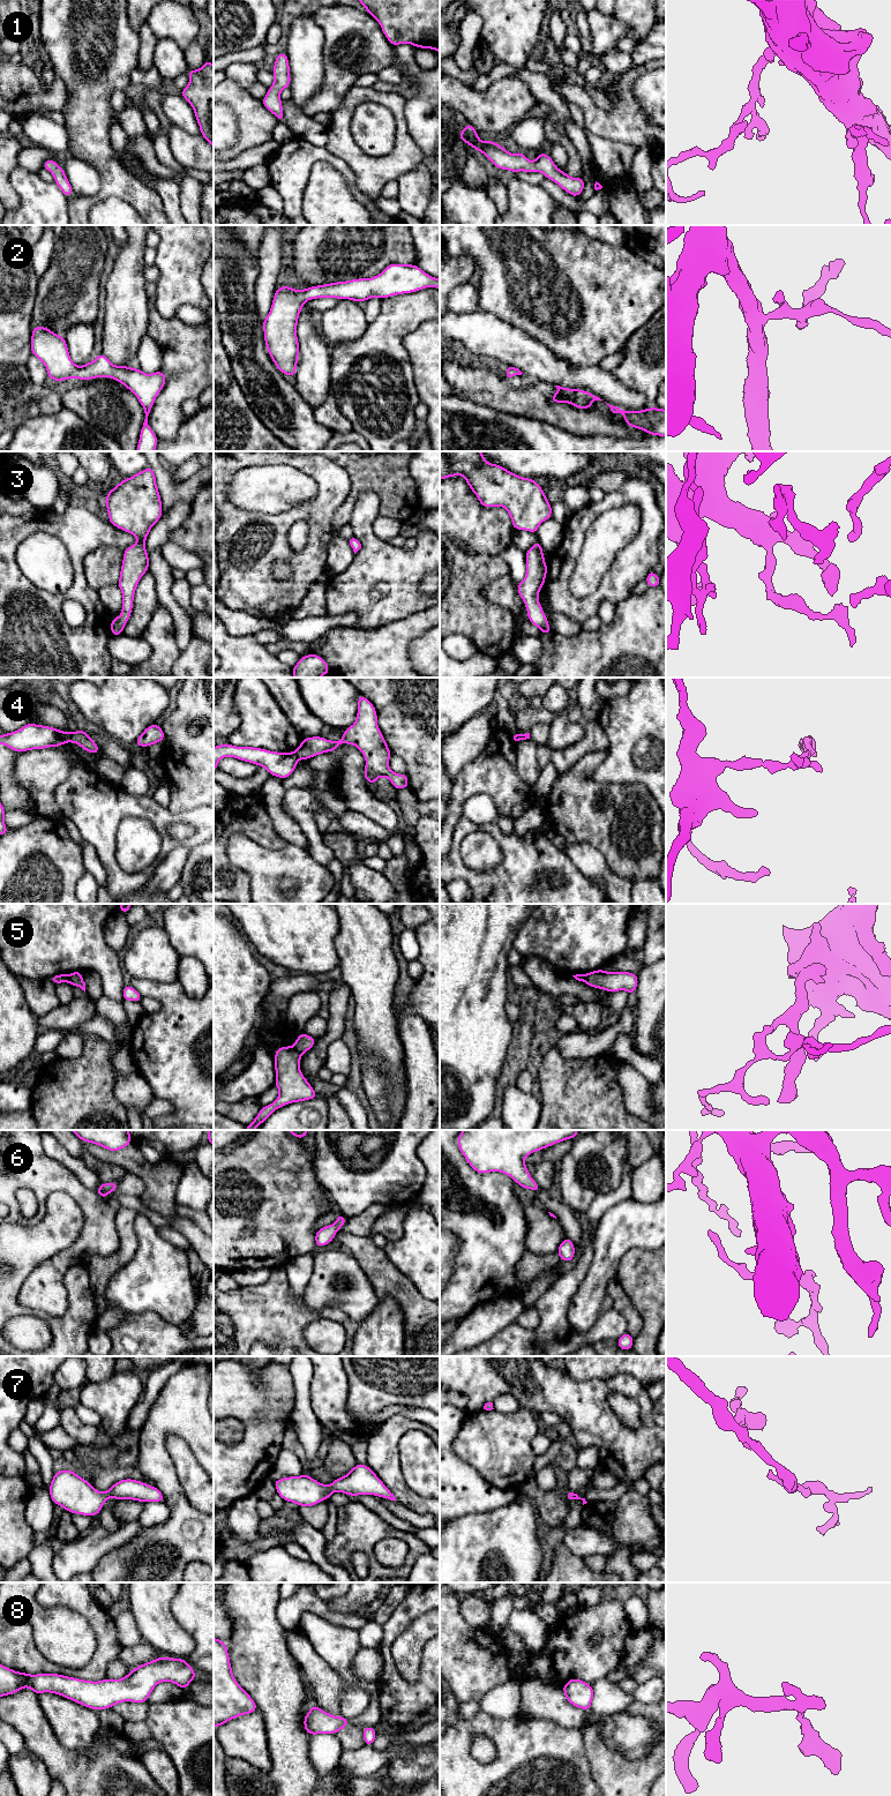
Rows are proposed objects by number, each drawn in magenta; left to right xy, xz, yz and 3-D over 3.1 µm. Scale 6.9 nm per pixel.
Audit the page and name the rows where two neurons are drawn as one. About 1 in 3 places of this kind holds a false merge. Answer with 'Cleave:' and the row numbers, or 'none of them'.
Cleave: 4, 5

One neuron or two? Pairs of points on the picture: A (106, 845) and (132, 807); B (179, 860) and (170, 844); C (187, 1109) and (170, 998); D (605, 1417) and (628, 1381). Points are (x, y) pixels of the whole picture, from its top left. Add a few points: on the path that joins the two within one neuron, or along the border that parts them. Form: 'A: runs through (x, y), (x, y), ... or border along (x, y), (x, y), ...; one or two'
A: runs through (106, 833), (106, 825), (120, 812); one
B: border along (189, 847), (178, 845), (155, 868); two
C: runs through (187, 1082), (187, 1037), (184, 1026); one
D: runs through (603, 1406), (603, 1394), (612, 1385), (616, 1384); one

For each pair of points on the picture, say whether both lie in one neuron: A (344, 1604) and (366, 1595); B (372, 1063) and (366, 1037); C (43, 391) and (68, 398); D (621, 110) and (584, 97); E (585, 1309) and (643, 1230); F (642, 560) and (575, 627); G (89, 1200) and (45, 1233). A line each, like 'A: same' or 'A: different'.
A: same
B: different
C: different
D: same
E: same
F: different
G: different

